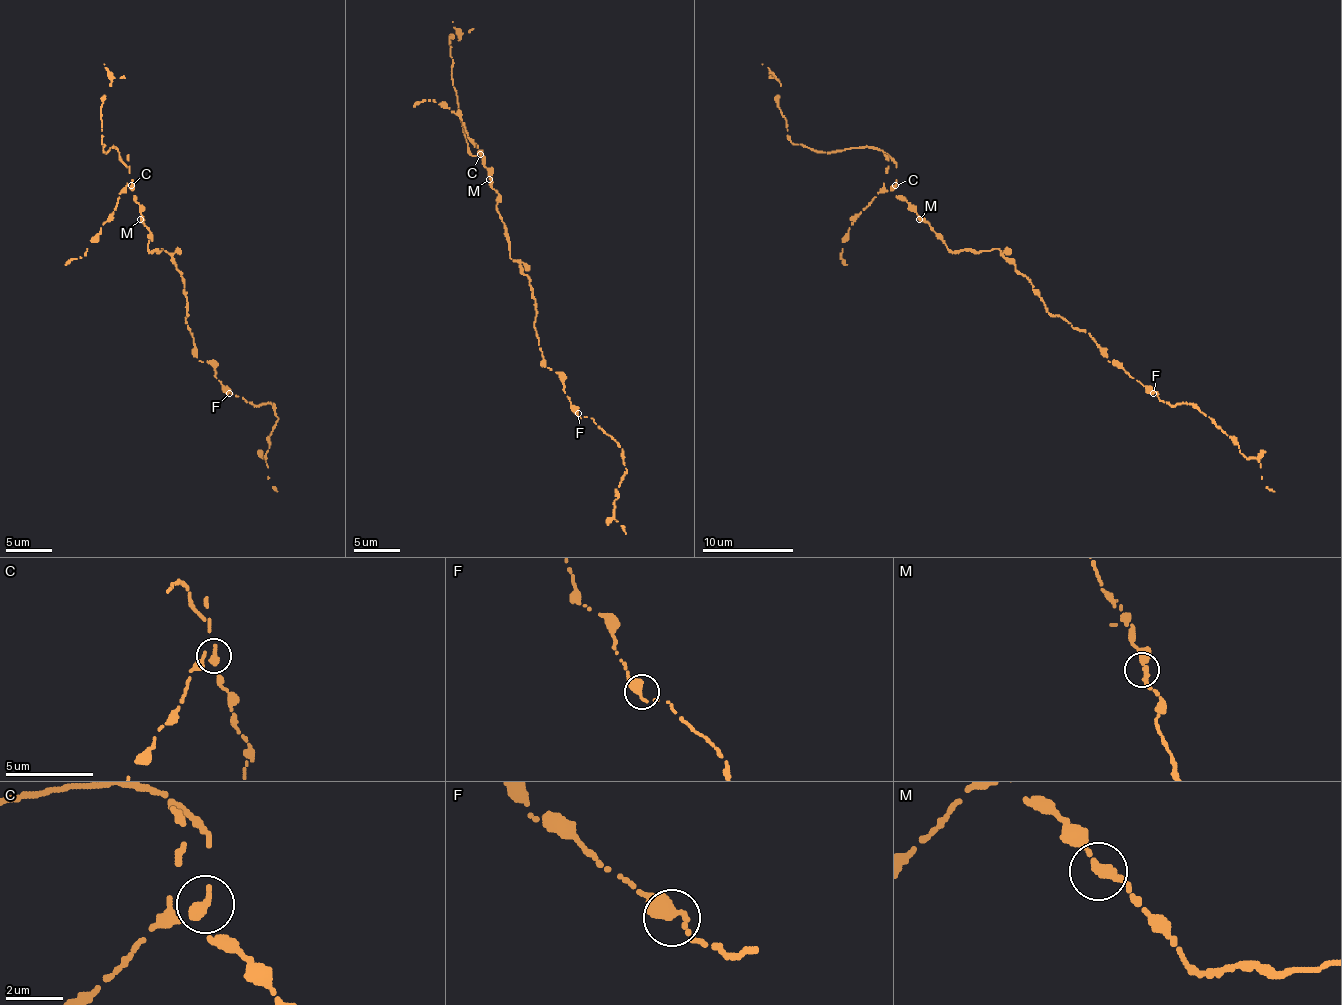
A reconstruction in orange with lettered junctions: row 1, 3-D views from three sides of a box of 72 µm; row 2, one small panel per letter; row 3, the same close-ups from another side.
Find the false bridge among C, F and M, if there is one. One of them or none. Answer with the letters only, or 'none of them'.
C

